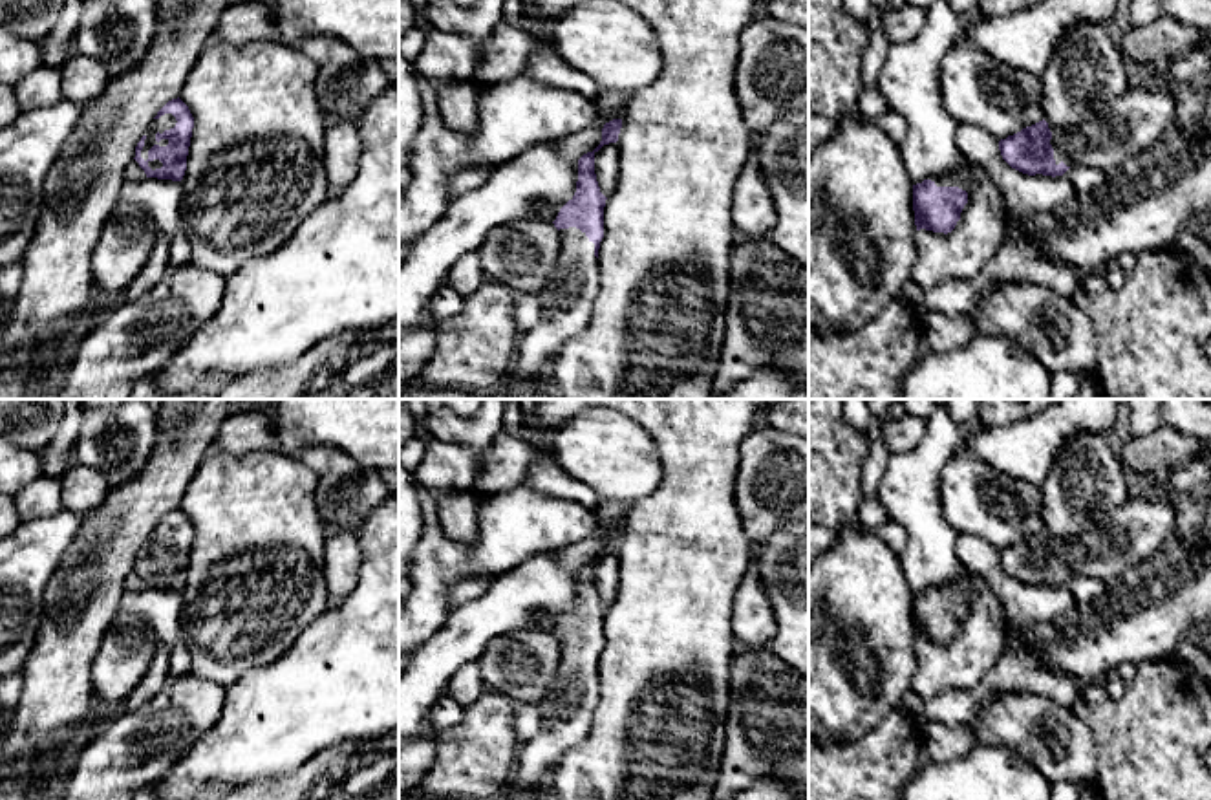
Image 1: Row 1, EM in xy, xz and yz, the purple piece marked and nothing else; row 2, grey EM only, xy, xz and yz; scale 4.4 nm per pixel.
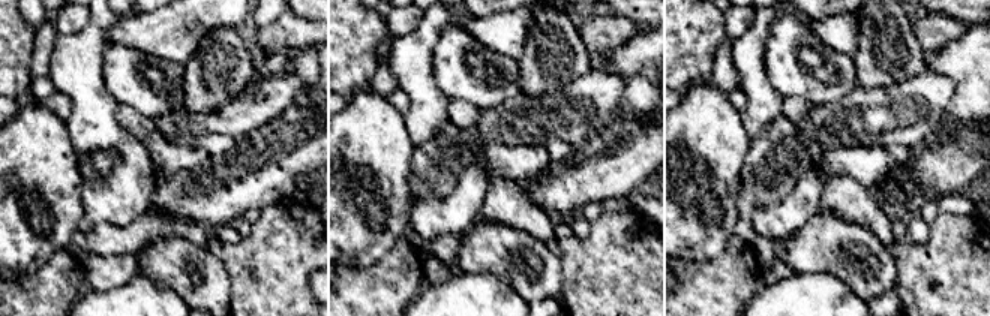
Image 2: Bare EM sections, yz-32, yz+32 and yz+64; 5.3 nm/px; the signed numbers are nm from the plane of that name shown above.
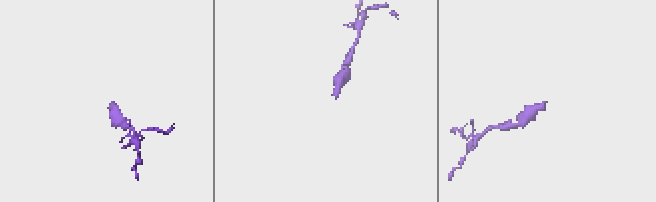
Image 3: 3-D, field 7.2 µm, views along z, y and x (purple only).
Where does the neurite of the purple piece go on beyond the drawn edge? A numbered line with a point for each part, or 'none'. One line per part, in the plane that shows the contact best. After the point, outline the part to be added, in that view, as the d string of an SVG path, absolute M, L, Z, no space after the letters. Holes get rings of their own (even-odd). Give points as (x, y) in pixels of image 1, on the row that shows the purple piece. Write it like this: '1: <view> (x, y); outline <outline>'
1: xy (167, 121); outline M165 114L159 119L154 119L150 124L150 130L146 132L145 146L141 150L141 157L146 161L148 159L148 150L154 145L166 146L168 139L161 139L159 143L155 141L155 134L163 134L165 130L170 130L176 126L176 117L172 114Z

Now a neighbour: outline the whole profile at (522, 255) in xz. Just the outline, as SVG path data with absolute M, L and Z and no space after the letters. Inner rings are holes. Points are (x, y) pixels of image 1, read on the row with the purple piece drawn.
M514 222L490 231L477 247L487 276L516 293L538 295L562 251L552 222Z

